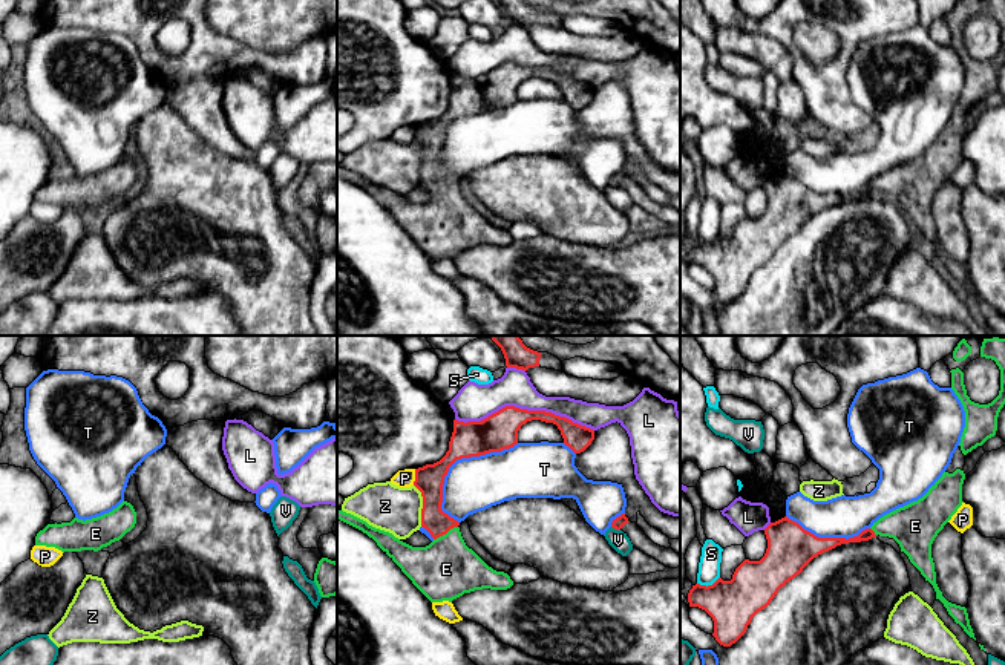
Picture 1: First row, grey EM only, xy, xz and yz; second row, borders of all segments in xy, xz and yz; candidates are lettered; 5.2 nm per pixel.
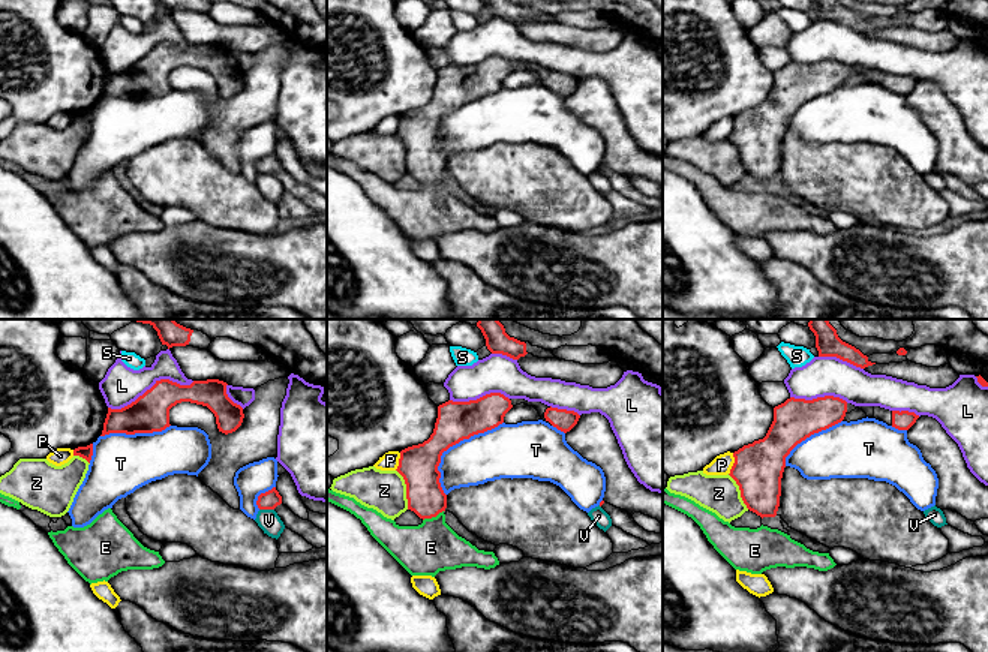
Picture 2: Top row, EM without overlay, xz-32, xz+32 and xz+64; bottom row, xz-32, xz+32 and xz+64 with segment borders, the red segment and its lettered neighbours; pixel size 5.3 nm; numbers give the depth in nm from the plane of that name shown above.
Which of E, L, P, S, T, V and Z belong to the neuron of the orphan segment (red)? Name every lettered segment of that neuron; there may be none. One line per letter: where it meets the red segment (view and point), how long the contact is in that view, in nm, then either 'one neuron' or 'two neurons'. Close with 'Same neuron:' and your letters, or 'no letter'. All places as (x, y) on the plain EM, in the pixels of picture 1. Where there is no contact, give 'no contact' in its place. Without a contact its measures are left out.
E: meets red in xz at (445, 190); contact 150 nm long; one neuron
L: meets red in xz at (524, 66); contact 750 nm long; two neurons
P: meets red in xz at (415, 134); contact 90 nm long; two neurons
S: meets red in yz at (708, 242); contact 130 nm long; two neurons
T: meets red in xz at (463, 114); contact 550 nm long; two neurons
V: meets red in xz at (616, 186); contact 50 nm long; two neurons
Z: meets red in xz at (423, 163); contact 220 nm long; two neurons
Same neuron: E

